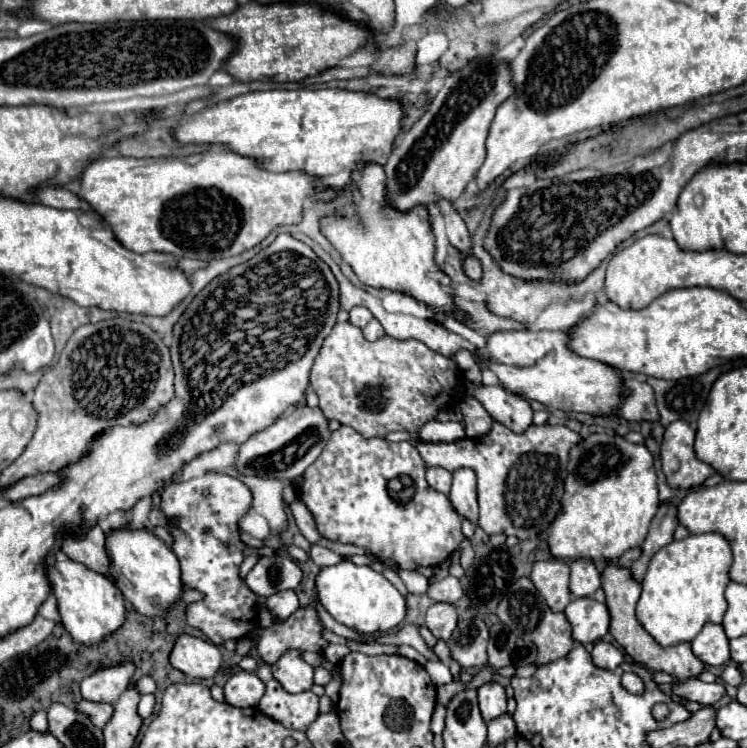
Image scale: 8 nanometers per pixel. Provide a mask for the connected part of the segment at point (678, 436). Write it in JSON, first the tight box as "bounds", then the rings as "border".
{"bounds":[659,421,715,489],"border":[[[685,421],[671,423],[665,429],[659,455],[661,455],[661,469],[671,489],[697,487],[709,475],[715,473],[711,465],[695,457],[693,441],[695,441],[695,431]]]}

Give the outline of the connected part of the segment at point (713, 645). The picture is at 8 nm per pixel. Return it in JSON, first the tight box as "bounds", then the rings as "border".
{"bounds":[691,623,729,665],"border":[[[707,623],[701,633],[691,641],[691,649],[697,659],[701,659],[707,665],[723,665],[729,657],[729,639],[721,625]]]}

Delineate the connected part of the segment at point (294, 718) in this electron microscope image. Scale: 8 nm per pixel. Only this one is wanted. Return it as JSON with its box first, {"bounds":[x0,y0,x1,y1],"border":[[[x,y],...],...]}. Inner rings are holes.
{"bounds":[259,679,319,731],"border":[[[271,679],[265,685],[265,695],[259,701],[259,709],[289,729],[307,731],[319,715],[319,697],[311,691],[291,695],[275,679]]]}

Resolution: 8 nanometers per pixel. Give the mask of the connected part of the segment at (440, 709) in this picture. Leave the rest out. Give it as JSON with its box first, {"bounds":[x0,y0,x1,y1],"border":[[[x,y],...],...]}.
{"bounds":[431,703,445,731],"border":[[[437,703],[435,713],[433,713],[433,721],[431,721],[431,731],[443,731],[445,727],[445,707],[441,703]]]}

